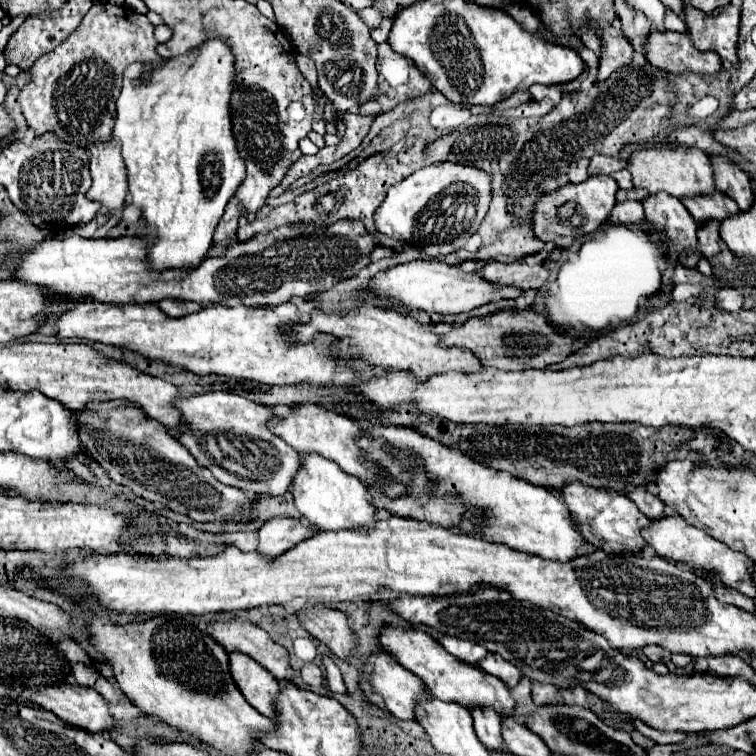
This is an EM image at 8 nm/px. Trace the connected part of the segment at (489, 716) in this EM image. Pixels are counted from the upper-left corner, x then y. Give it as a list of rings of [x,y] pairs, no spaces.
[[[470,712],[474,718],[474,730],[480,738],[480,742],[488,750],[502,750],[502,734],[500,734],[500,716],[496,712]]]

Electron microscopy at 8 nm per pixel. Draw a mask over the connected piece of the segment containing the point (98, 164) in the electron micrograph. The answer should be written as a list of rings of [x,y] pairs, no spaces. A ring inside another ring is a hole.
[[[110,138],[106,144],[90,144],[88,154],[90,154],[90,174],[94,180],[94,184],[88,192],[88,198],[102,202],[102,206],[110,212],[124,208],[126,194],[128,194],[128,178],[126,178],[126,168],[124,168],[122,156],[118,152],[118,144],[114,144],[114,138]]]

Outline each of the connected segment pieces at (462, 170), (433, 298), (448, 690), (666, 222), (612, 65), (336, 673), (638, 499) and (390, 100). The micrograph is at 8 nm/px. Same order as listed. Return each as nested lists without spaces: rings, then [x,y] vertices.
[[[438,162],[416,170],[394,184],[374,214],[376,230],[396,240],[426,246],[428,256],[444,256],[464,248],[466,240],[478,230],[490,204],[490,176],[474,166]]]
[[[414,260],[408,264],[398,264],[394,268],[388,268],[386,272],[380,272],[378,276],[372,278],[370,290],[410,310],[426,310],[426,312],[438,312],[438,314],[470,312],[494,300],[518,298],[524,292],[514,286],[490,284],[488,280],[482,280],[476,272],[464,274],[458,270],[458,266],[450,266],[446,262],[436,262],[436,260]]]
[[[382,624],[378,640],[386,652],[390,652],[406,670],[414,672],[424,682],[424,686],[432,692],[432,696],[440,700],[458,702],[464,708],[474,708],[484,704],[484,706],[492,706],[502,716],[514,716],[514,700],[506,684],[502,684],[502,680],[482,672],[478,666],[462,664],[460,660],[454,660],[454,656],[450,656],[426,632],[416,628],[398,628],[392,624]]]
[[[658,192],[658,196],[648,196],[642,206],[646,212],[646,222],[656,230],[662,230],[662,234],[672,240],[672,248],[676,254],[690,254],[696,250],[698,224],[690,220],[690,212],[686,212],[684,204],[676,196]]]
[[[614,26],[606,28],[606,32],[598,32],[598,38],[602,40],[600,50],[600,66],[598,66],[598,80],[606,80],[616,68],[628,64],[632,60],[632,44],[626,40],[622,30],[616,30]]]
[[[324,658],[324,666],[326,666],[326,676],[328,676],[328,688],[336,690],[338,694],[346,694],[346,686],[344,686],[340,670],[332,664],[330,658]]]
[[[626,488],[624,492],[650,520],[658,520],[664,516],[664,504],[646,488]]]
[[[382,42],[378,48],[378,92],[370,104],[362,104],[358,114],[378,116],[392,110],[396,104],[412,100],[430,92],[430,80],[418,72],[418,66],[412,60],[396,54],[388,42]]]

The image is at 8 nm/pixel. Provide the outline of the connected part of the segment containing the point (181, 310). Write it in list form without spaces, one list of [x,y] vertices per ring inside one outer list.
[[[164,298],[162,302],[158,302],[158,306],[162,312],[166,312],[168,316],[174,316],[174,318],[180,318],[180,316],[200,310],[200,304],[190,302],[190,300],[176,300],[176,298]]]

